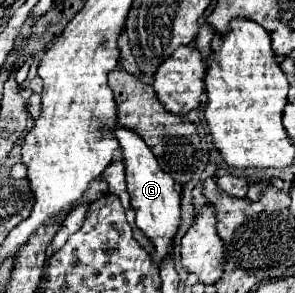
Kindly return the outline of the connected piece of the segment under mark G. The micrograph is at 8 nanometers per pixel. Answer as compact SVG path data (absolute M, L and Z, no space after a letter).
M122 125L108 129L108 133L112 133L118 139L122 153L124 153L126 185L128 185L132 209L136 211L136 225L154 243L156 253L152 257L156 259L156 263L160 263L168 255L168 245L170 245L170 241L176 235L176 229L180 225L180 193L174 189L172 177L168 177L168 173L164 173L160 169L154 153L148 149L148 145L142 141L142 137L124 129Z

